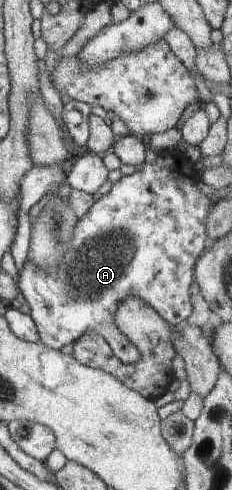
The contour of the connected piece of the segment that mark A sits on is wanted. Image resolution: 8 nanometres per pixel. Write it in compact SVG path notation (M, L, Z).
M171 154L157 155L151 163L142 163L137 172L122 176L110 191L95 201L87 212L75 221L66 246L64 258L53 271L44 271L31 261L25 261L18 273L16 287L29 305L29 317L35 324L39 342L60 350L64 344L74 343L85 332L98 333L122 364L135 363L140 354L133 344L119 334L114 324L117 306L128 297L144 301L170 326L185 321L190 315L188 300L192 269L206 238L205 216L212 205L195 185L199 179L189 160L174 160Z

